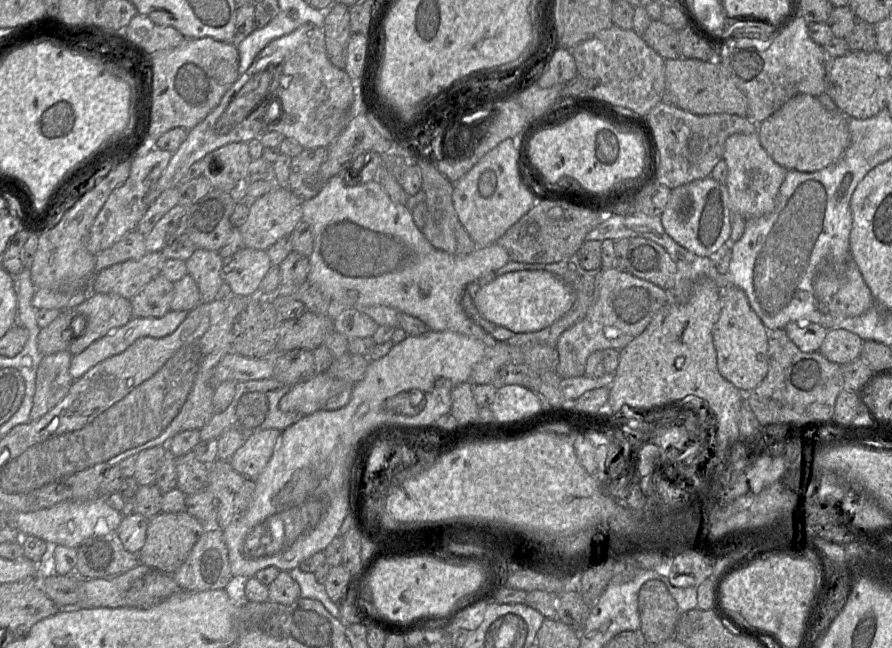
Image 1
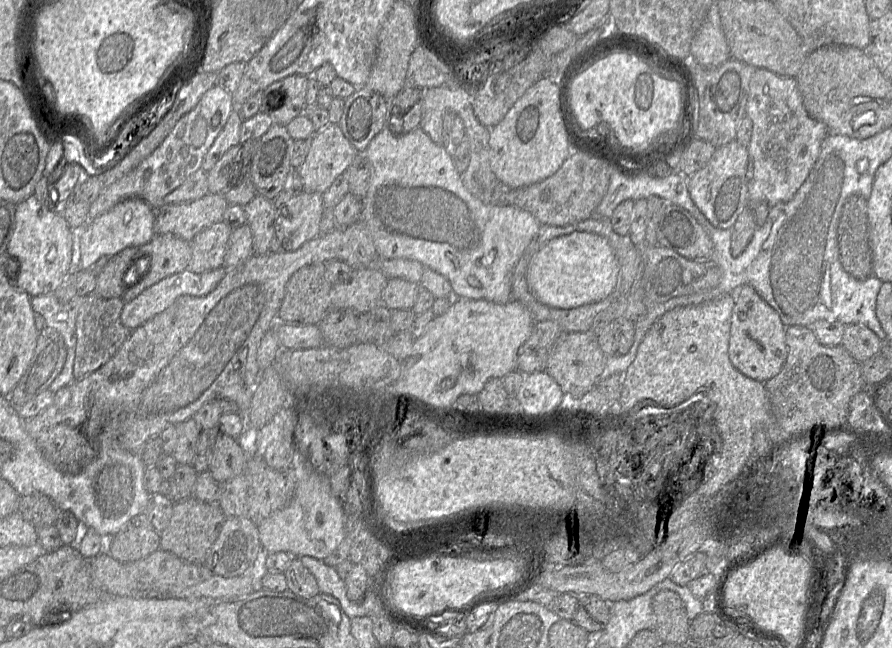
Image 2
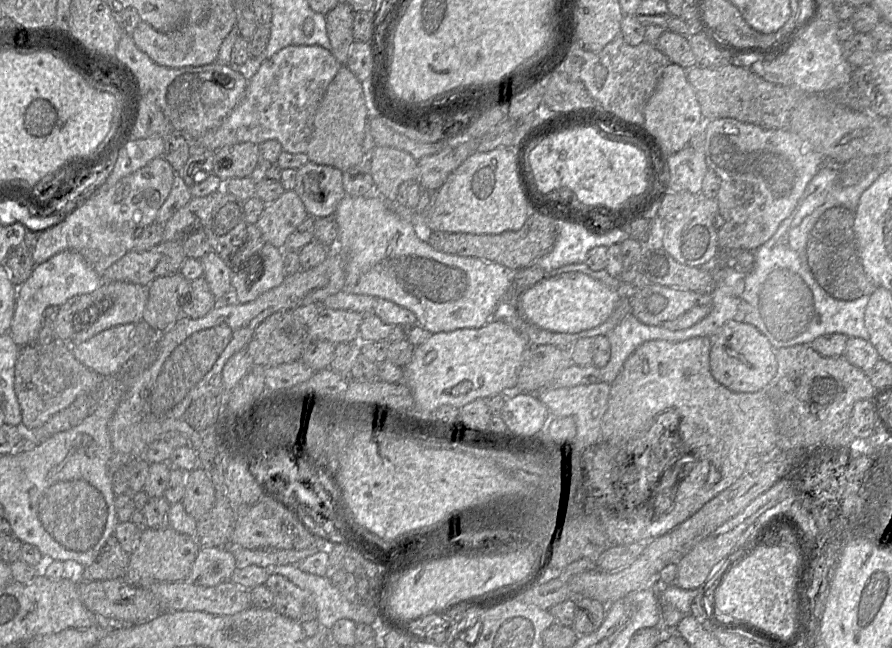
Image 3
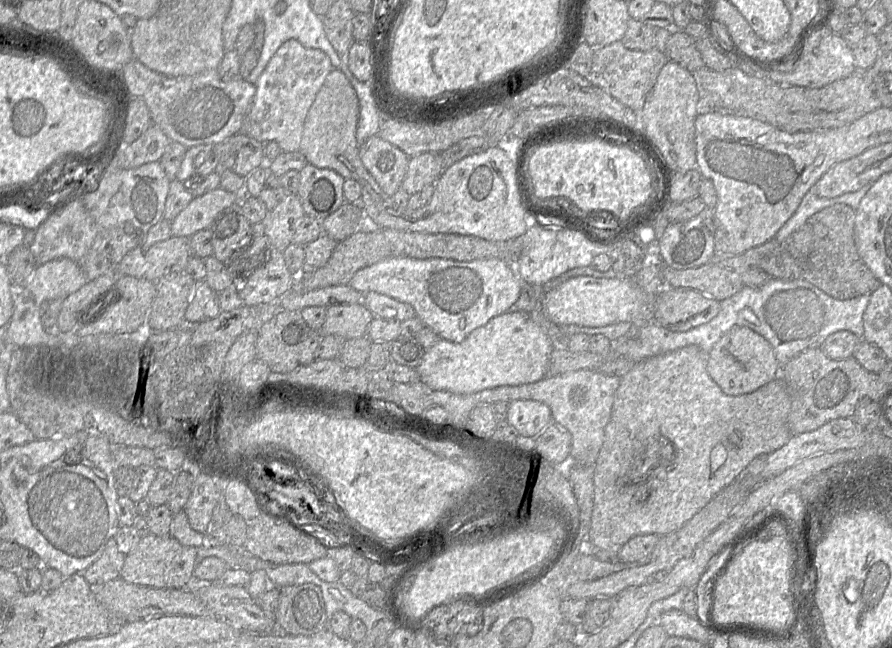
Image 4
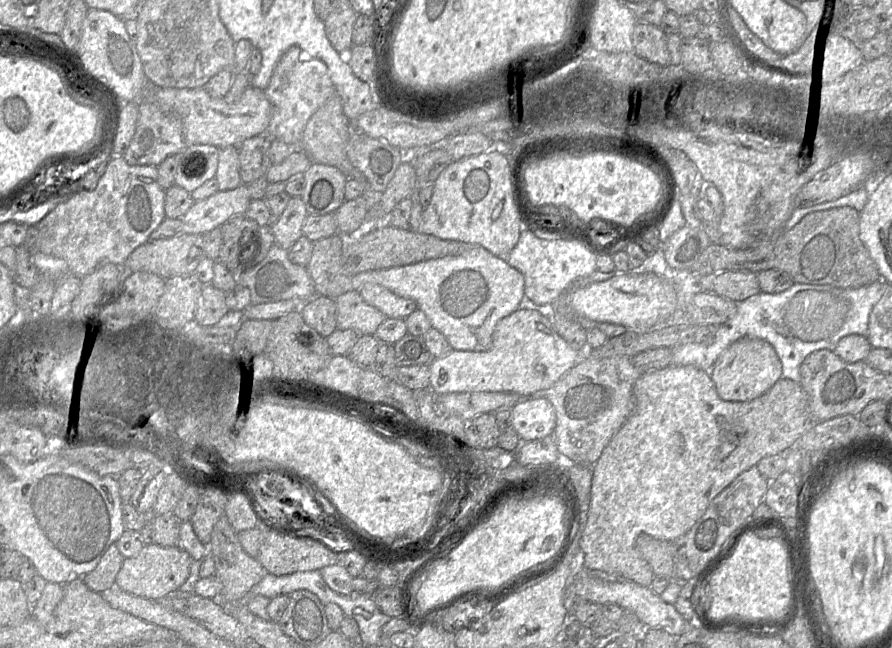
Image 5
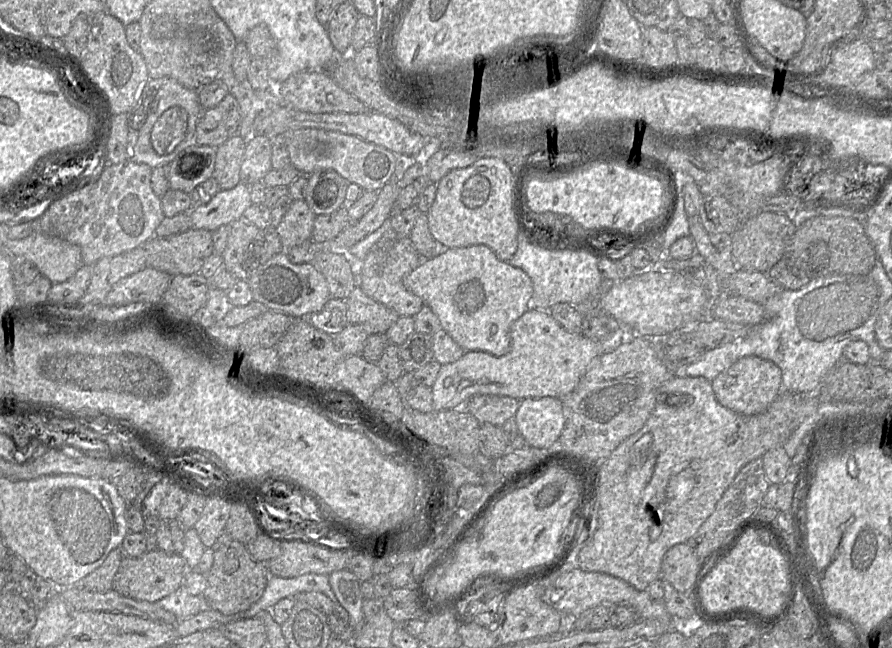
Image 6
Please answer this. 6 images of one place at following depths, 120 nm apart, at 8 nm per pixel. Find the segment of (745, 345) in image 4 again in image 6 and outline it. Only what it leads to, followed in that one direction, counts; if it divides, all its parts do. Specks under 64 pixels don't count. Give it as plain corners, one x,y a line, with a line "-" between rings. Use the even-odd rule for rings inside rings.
746,356
711,381
717,401
724,407
745,416
762,413
783,391
781,369
769,360

